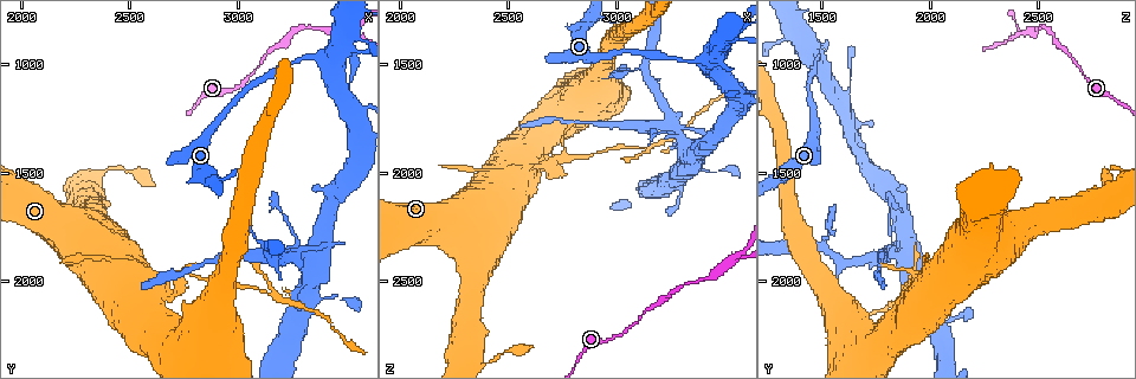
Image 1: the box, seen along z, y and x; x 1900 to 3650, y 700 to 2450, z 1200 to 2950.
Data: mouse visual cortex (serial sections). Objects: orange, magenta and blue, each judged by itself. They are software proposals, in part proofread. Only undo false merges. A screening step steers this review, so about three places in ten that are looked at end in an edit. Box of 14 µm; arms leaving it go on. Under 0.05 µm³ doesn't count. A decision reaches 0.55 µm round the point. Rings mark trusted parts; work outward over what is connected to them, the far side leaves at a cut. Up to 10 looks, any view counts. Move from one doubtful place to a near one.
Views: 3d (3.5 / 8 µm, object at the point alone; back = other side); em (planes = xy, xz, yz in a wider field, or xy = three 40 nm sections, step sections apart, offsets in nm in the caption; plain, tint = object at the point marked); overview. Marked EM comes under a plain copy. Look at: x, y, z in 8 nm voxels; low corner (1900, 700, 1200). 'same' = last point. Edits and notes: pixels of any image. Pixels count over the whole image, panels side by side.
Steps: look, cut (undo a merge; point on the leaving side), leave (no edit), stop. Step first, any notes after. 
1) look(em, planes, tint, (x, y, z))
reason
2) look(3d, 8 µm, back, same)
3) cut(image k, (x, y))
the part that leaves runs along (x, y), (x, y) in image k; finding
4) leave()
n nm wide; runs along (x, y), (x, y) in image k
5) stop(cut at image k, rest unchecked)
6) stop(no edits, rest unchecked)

look(3d, 3.5 µm, (3410, 990, 1480))
calibre changes

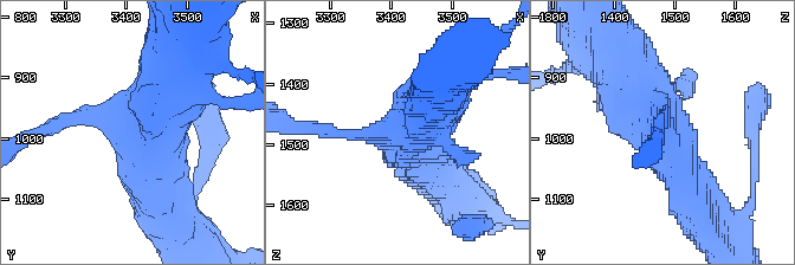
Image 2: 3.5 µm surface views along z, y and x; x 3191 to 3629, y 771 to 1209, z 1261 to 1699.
look(em, xy, step 1, tint, (3420, 980, 1475))
need the tissue

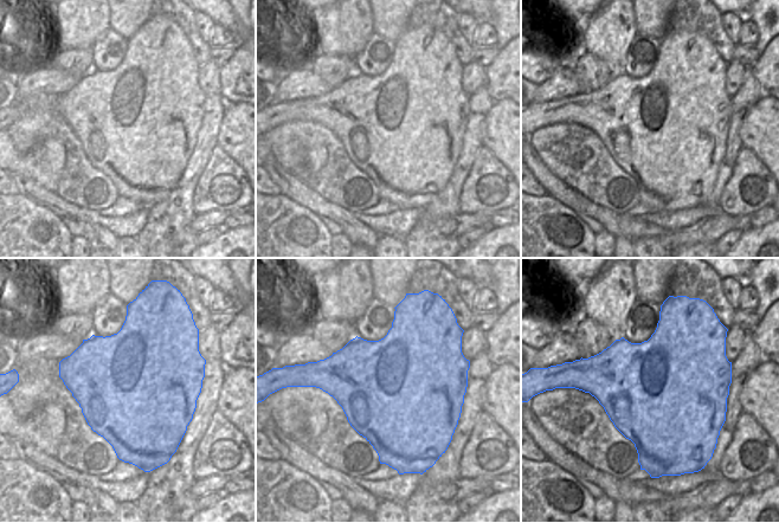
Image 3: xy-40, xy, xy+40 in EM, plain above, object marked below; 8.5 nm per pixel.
leave()
runs along (59, 122), (128, 122), (161, 194) in image 2; all the same cell

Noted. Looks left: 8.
look(3d, 3.5 µm, back, (3560, 1340, 1640))
four or more arms meet

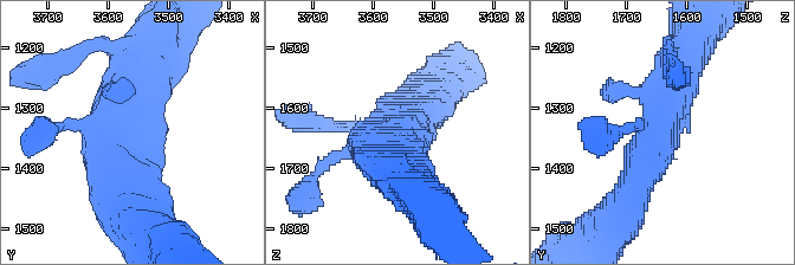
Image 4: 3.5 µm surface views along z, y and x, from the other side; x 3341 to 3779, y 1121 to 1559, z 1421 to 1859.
look(em, xy, step 1, tint, (3555, 1340, 1635))
now the EM

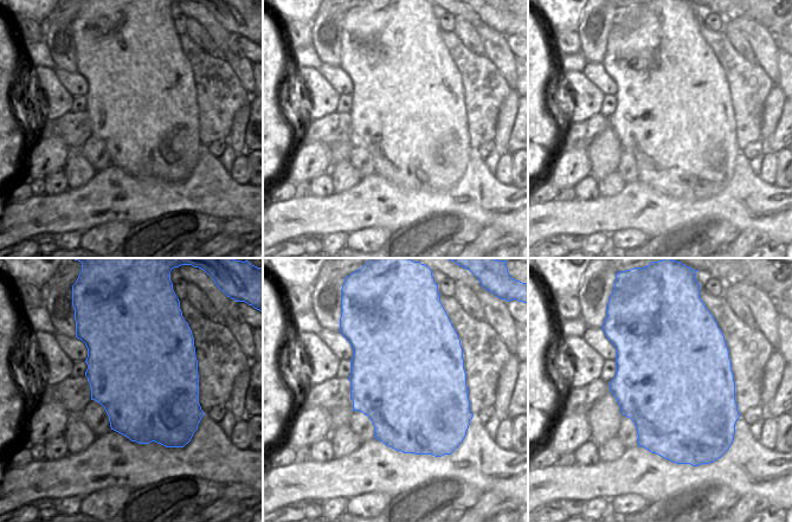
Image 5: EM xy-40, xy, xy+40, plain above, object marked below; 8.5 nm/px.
look(em, xy, step 3, tint, same)

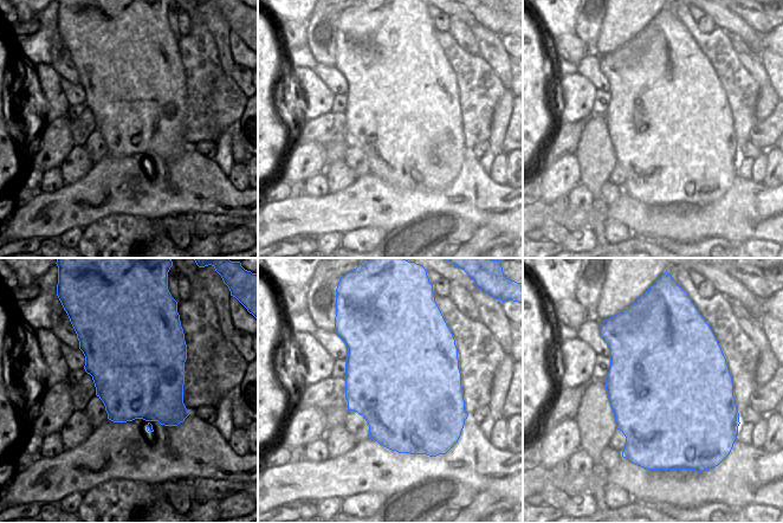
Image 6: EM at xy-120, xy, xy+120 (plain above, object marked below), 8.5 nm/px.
leave()
runs along (691, 44), (637, 179) in image 4; one cell here

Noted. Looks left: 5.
look(3d, 3.5 µm, (3260, 1880, 1780))
four-way junction

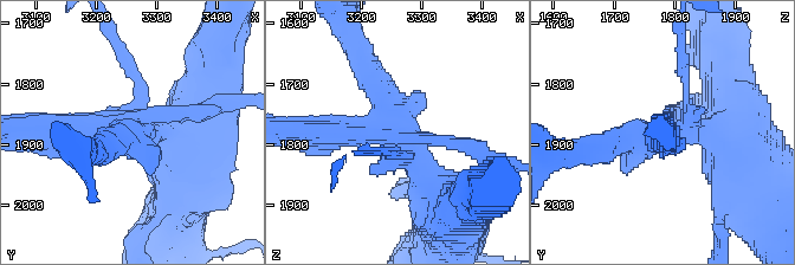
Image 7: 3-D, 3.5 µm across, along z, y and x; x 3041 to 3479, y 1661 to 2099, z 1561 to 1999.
look(em, xy, step 1, tint, (3255, 1880, 1785))
need the tissue

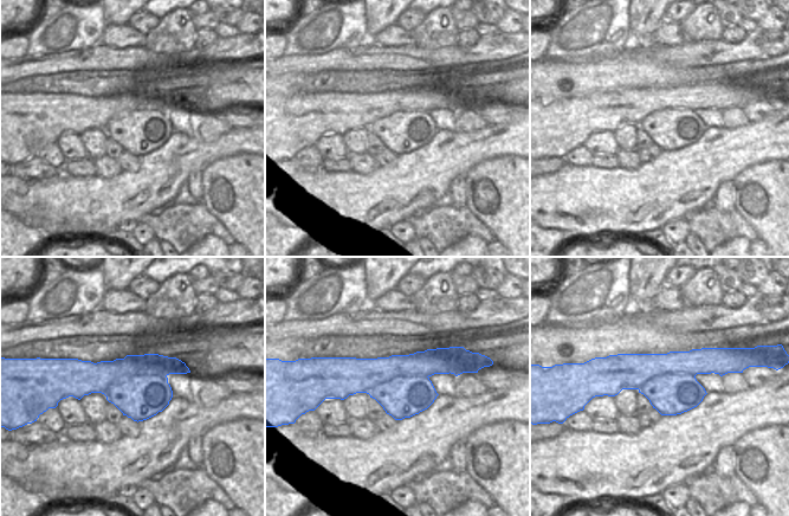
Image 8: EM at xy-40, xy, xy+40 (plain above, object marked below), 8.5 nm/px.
cut(image 7, (329, 135))
two cells meet here

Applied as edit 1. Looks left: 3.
stop(cut at image 7, rest unchecked)

